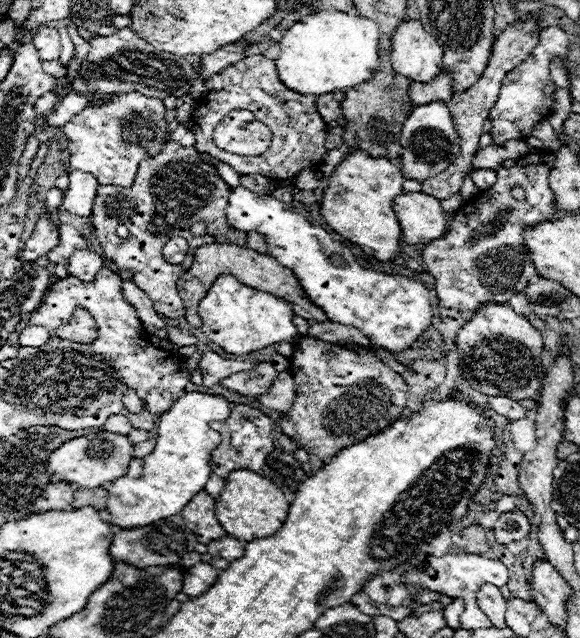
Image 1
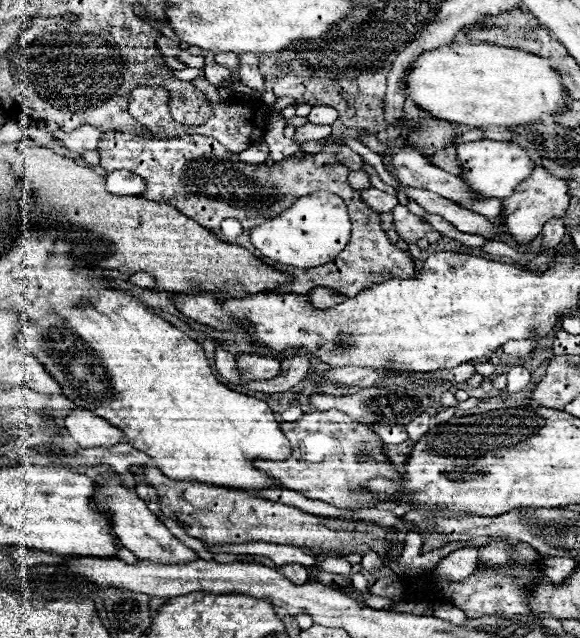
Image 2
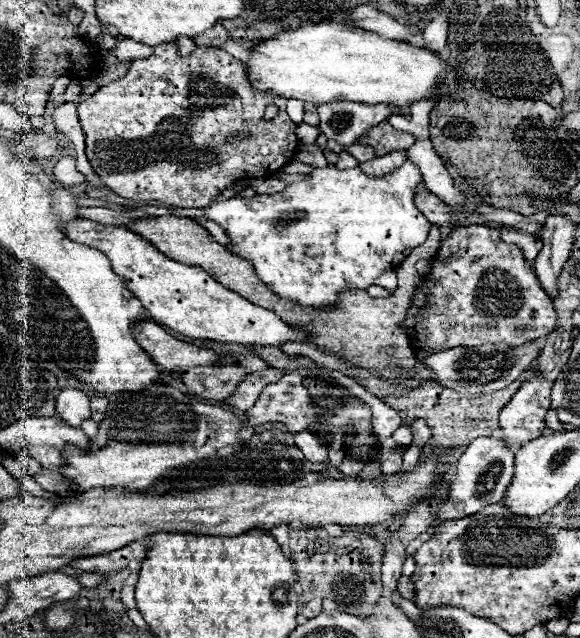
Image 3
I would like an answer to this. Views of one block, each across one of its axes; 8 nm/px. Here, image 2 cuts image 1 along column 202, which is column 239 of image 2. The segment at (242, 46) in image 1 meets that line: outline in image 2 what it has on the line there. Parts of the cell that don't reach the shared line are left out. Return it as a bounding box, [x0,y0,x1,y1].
[238,54,264,92]

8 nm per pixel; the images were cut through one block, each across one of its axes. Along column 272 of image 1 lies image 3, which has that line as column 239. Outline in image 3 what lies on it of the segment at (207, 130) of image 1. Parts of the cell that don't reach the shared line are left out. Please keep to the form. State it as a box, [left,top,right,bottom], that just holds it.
[78,42,298,208]

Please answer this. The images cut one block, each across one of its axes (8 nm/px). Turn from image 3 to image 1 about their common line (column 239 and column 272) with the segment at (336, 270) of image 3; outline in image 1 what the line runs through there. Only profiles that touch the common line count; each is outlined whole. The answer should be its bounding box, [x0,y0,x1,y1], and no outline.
[226,186,432,352]

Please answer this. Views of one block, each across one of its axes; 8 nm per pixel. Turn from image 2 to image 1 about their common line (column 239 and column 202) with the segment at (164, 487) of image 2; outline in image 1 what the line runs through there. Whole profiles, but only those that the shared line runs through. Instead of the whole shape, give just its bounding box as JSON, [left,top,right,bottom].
[182,492,226,544]

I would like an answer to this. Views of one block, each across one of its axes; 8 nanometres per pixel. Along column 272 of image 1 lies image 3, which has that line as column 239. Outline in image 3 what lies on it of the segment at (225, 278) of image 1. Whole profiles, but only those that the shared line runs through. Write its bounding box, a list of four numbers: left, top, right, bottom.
[60,218,306,346]

